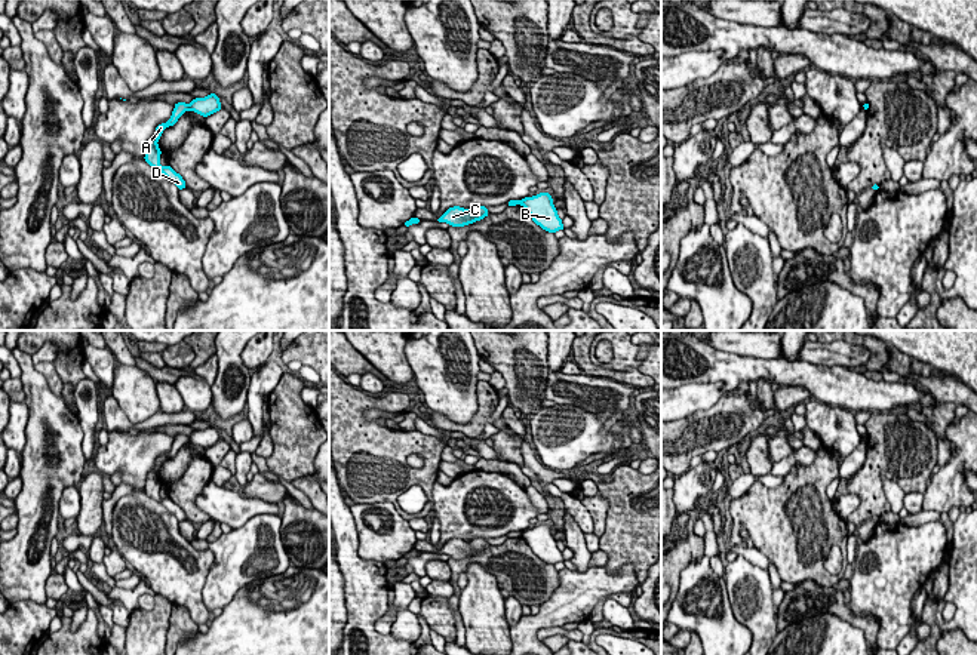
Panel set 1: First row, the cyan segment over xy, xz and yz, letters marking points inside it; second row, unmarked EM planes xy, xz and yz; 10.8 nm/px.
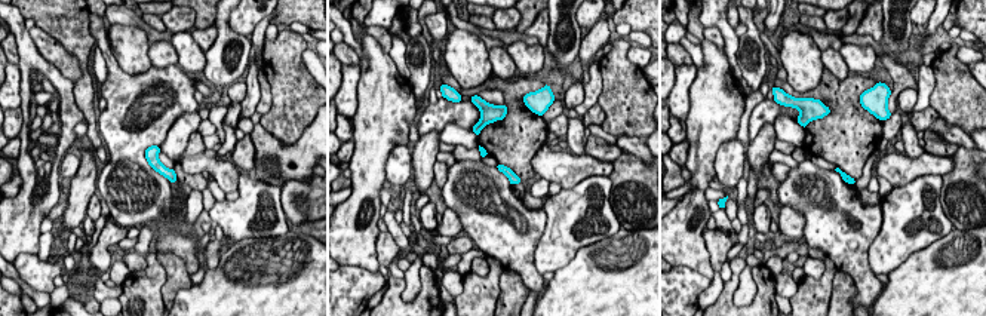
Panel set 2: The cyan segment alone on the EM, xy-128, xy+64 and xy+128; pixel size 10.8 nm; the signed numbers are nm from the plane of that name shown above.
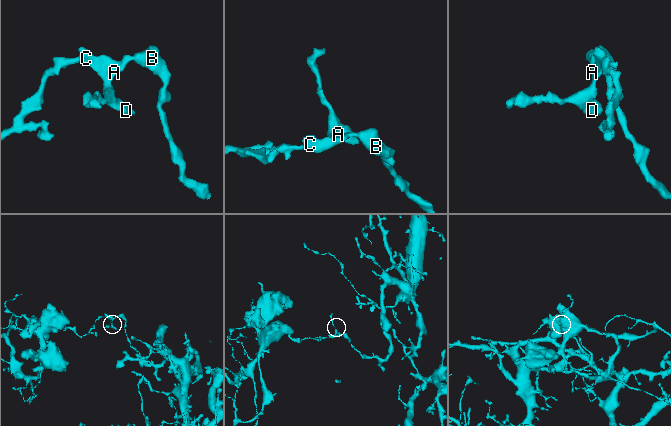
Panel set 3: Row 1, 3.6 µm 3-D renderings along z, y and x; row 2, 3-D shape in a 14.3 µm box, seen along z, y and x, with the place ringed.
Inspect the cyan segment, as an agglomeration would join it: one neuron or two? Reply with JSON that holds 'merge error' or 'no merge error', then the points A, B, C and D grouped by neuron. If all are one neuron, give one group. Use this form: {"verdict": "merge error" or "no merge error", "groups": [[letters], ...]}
{"verdict": "merge error", "groups": [["A", "C", "D"], ["B"]]}

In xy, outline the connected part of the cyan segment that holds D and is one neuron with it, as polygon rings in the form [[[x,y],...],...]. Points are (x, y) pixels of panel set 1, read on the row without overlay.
[[[176,434],[175,440],[172,443],[170,450],[166,455],[162,455],[156,459],[154,468],[148,473],[145,480],[145,489],[144,492],[154,501],[159,501],[169,513],[172,513],[178,522],[187,520],[185,513],[179,505],[176,505],[170,498],[162,498],[160,496],[160,480],[157,477],[157,473],[160,471],[160,467],[163,462],[169,458],[173,458],[178,450],[190,442],[190,436],[185,434]]]

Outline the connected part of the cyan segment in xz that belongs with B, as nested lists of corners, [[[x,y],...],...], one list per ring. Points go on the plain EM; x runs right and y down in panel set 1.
[[[540,525],[532,529],[525,529],[522,538],[531,547],[532,553],[543,562],[549,565],[565,562],[562,551],[557,548],[552,526]]]

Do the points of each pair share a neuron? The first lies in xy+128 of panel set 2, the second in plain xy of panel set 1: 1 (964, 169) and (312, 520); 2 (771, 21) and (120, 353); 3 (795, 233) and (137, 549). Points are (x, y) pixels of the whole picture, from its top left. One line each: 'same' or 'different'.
1: same
2: different
3: different

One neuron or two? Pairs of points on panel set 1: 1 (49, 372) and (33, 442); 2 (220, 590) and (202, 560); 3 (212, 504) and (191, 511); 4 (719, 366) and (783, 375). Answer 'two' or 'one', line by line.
1: two
2: two
3: two
4: one

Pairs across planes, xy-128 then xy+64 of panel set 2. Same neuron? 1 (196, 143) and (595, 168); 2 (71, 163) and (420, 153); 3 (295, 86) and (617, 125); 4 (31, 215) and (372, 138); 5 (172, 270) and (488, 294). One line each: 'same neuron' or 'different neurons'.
1: different neurons
2: different neurons
3: same neuron
4: same neuron
5: different neurons

